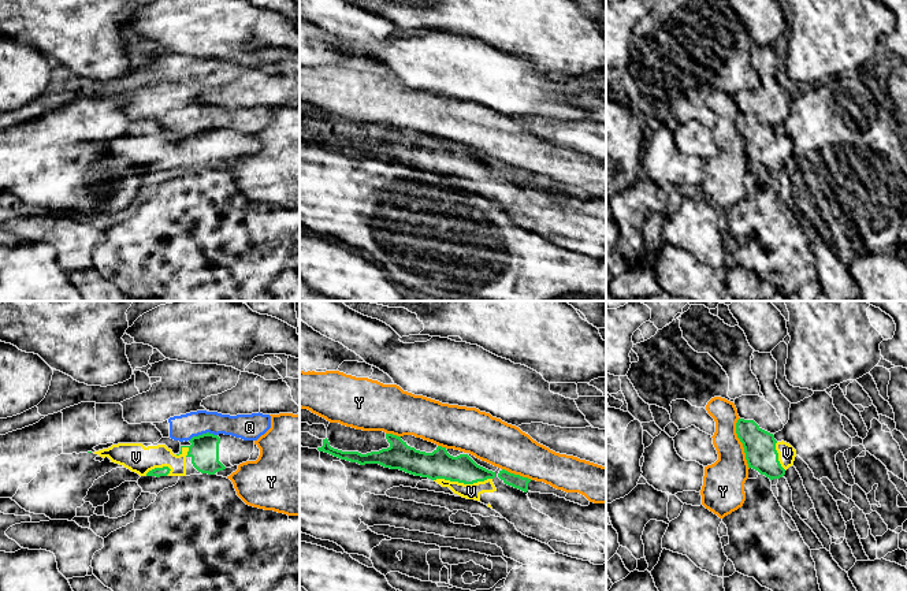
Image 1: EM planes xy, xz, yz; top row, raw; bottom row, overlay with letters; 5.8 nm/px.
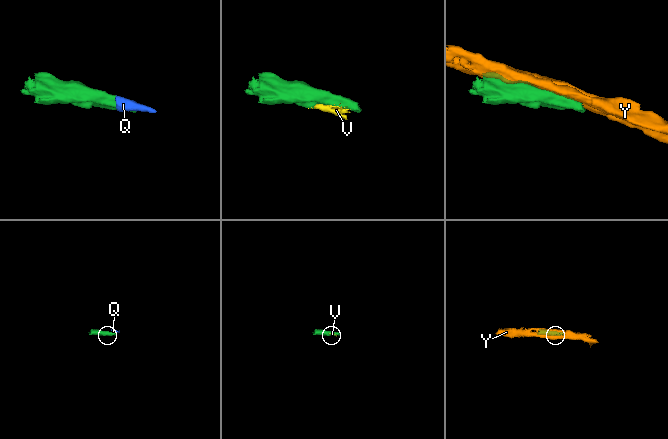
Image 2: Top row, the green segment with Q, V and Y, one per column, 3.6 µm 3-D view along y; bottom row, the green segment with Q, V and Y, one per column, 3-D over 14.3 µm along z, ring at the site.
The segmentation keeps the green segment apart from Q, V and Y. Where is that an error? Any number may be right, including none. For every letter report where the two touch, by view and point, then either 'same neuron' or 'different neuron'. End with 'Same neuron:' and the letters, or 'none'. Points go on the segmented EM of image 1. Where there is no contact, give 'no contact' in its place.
Q: xy (203, 434) | different neuron
V: xz (463, 482) | same neuron
Y: yz (742, 442) | different neuron
Same neuron: V

